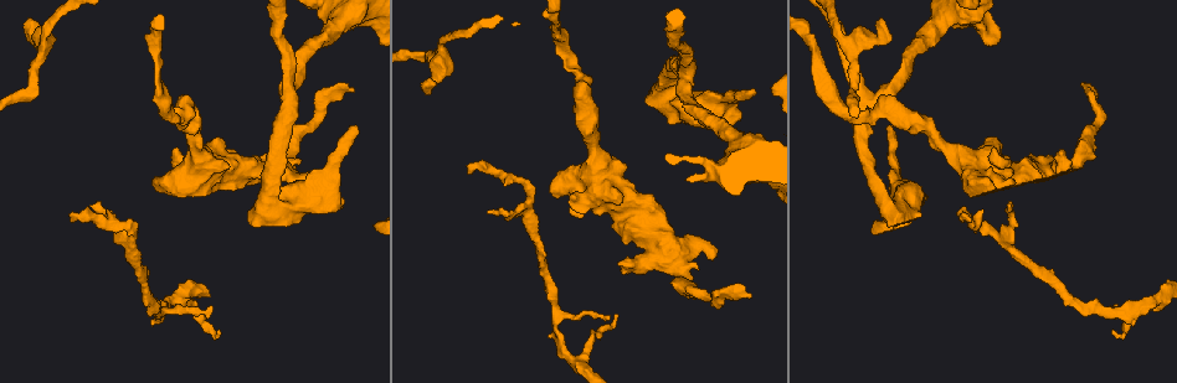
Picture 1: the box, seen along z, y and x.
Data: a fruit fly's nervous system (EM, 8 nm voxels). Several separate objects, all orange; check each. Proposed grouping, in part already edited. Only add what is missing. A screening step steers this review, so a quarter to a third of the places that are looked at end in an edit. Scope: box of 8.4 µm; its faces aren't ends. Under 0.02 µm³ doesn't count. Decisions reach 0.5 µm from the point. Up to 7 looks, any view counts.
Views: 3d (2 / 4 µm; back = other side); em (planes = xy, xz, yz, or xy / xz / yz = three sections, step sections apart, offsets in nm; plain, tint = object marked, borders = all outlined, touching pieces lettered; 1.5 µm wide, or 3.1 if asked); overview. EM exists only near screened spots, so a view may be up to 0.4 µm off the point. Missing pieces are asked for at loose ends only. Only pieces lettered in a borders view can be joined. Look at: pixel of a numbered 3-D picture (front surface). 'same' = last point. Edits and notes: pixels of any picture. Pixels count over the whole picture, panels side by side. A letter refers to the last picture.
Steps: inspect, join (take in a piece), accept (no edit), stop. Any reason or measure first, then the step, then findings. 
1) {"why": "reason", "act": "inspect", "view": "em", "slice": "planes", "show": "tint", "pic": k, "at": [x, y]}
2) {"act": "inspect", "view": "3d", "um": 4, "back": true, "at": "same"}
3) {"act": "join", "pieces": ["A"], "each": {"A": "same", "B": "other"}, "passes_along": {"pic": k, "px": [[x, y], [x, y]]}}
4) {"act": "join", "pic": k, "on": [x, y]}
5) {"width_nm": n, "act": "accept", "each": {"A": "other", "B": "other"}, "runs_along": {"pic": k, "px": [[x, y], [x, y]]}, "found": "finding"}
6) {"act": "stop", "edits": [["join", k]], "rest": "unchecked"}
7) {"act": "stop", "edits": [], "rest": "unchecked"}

{"why": "free end", "act": "inspect", "view": "em", "slice": "planes", "show": "borders", "pic": 1, "at": [220, 331]}

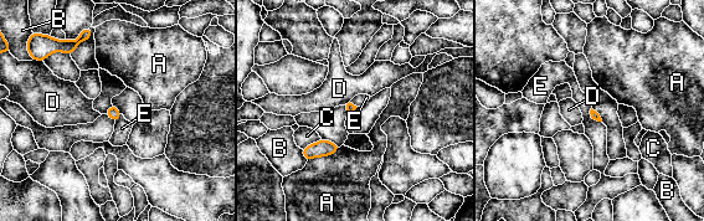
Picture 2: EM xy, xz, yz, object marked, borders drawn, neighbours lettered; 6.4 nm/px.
{"act": "accept", "each": {"A": "other", "B": "other", "C": "other", "D": "other", "E": "other"}, "border": {"pic": 2, "px": [[591, 107], [590, 116], [601, 122]]}, "found": "none of them fits"}

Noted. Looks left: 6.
{"why": "an open end", "act": "inspect", "view": "3d", "um": 4, "pic": 1, "at": [71, 221]}

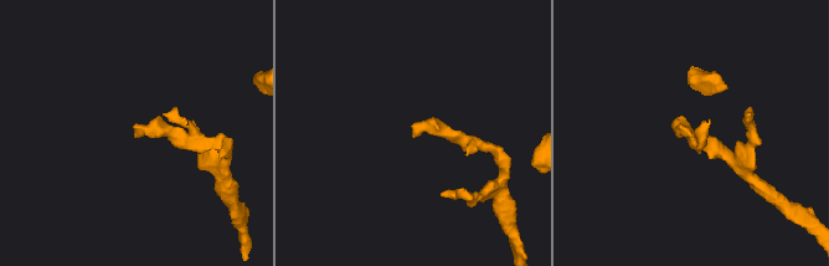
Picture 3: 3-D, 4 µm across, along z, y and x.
{"act": "inspect", "view": "em", "slice": "planes", "show": "borders", "pic": 3, "at": [137, 135]}

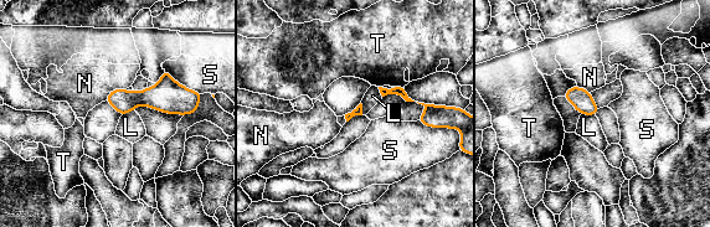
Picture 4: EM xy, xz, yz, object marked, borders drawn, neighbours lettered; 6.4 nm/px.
{"act": "accept", "each": {"L": "other", "N": "other", "S": "other", "T": "other"}, "border": {"pic": 4, "px": [[581, 113], [595, 115]]}, "found": "none of them fits"}

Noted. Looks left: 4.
{"why": "branch stops here", "act": "inspect", "view": "3d", "um": 2, "back": true, "pic": 1, "at": [28, 18]}

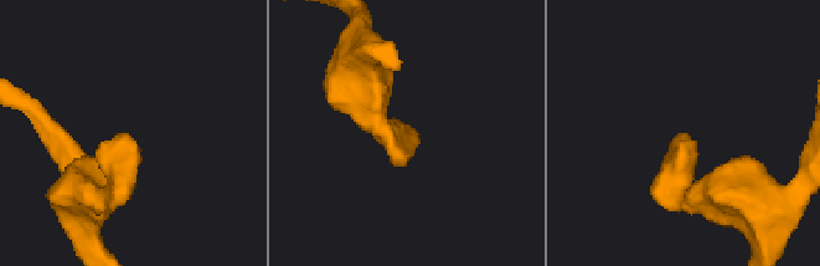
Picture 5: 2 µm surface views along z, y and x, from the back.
{"act": "inspect", "view": "em", "slice": "planes", "show": "borders", "pic": 5, "at": [127, 135]}

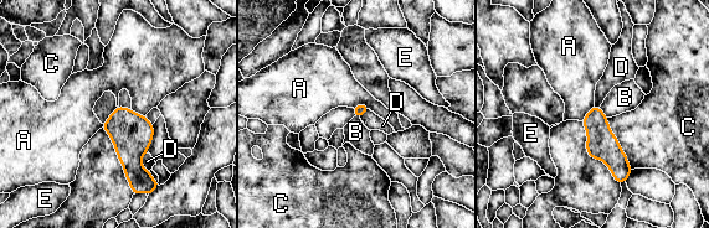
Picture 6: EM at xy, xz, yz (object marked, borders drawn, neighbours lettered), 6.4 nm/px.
{"act": "accept", "each": {"A": "other", "B": "other", "C": "other", "D": "other", "E": "other"}, "found": "none of them fits"}

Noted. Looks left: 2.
{"act": "stop", "edits": [], "rest": "unchecked"}

